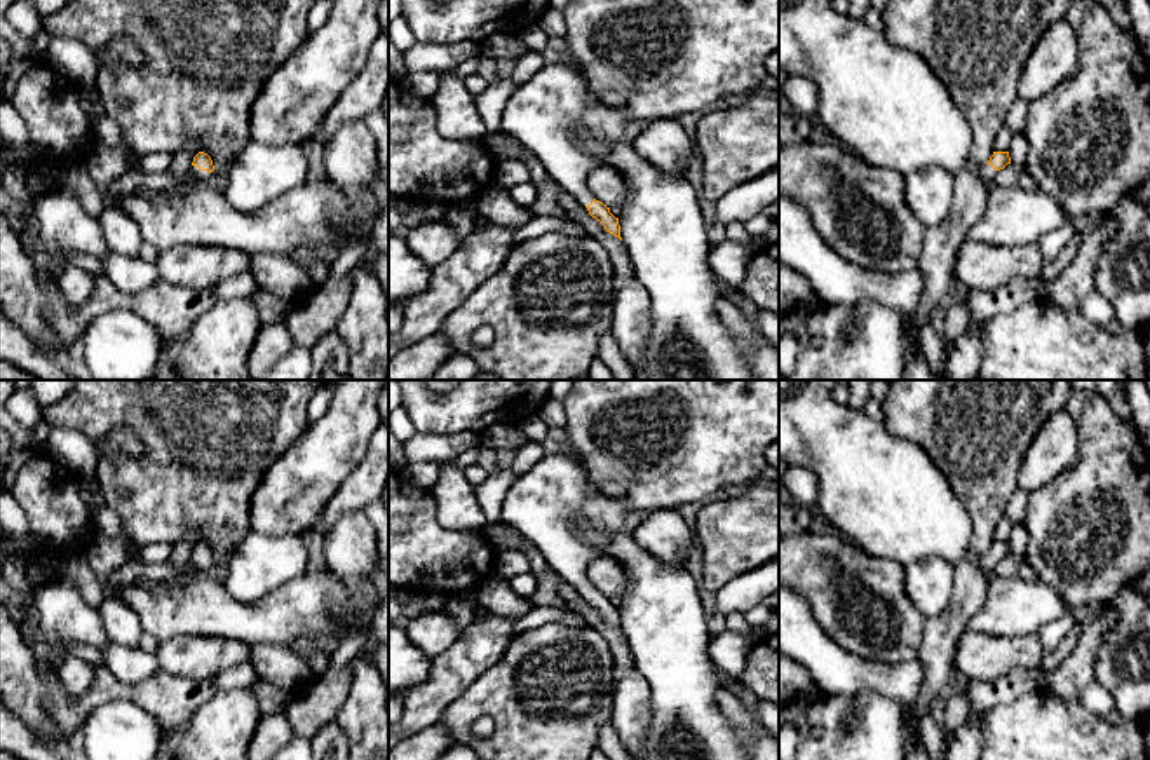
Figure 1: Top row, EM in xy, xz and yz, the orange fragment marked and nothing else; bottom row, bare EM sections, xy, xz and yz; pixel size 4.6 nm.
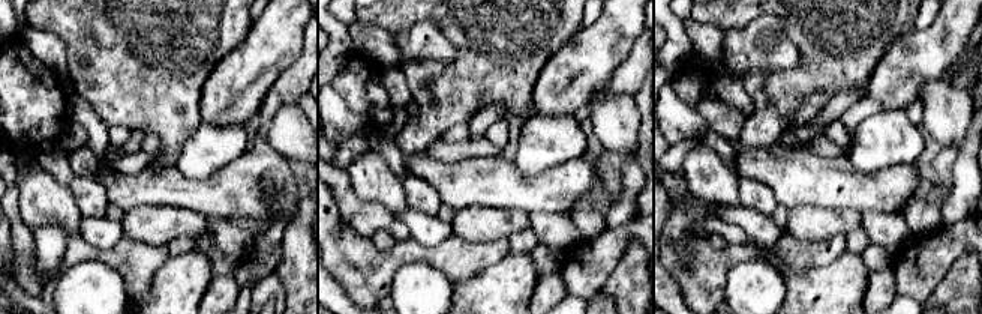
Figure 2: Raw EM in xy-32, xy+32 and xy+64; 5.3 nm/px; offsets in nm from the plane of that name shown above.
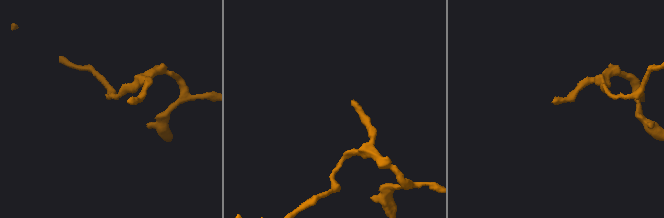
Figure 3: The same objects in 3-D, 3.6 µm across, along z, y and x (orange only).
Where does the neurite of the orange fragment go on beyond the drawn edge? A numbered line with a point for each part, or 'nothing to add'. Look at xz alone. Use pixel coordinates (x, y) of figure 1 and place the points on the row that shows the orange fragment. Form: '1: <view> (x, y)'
1: xz (553, 114)

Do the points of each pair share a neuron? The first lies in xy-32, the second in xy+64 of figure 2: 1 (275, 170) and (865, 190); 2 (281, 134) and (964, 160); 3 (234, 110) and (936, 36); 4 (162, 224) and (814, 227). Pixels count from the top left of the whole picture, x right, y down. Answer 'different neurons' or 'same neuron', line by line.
1: same neuron
2: different neurons
3: same neuron
4: same neuron

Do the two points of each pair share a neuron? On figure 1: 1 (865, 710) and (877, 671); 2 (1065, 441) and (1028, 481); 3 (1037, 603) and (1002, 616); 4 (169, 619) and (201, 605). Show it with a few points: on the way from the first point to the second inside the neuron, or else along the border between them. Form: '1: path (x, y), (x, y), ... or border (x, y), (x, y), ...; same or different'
1: border (830, 694), (880, 692), (908, 703); different
2: path (1055, 452), (1035, 471); same
3: path (1028, 605), (1011, 607); same
4: path (176, 616), (194, 609); same

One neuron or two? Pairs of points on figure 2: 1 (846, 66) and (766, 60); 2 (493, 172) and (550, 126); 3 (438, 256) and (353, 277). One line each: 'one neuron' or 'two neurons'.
1: two neurons
2: two neurons
3: one neuron

